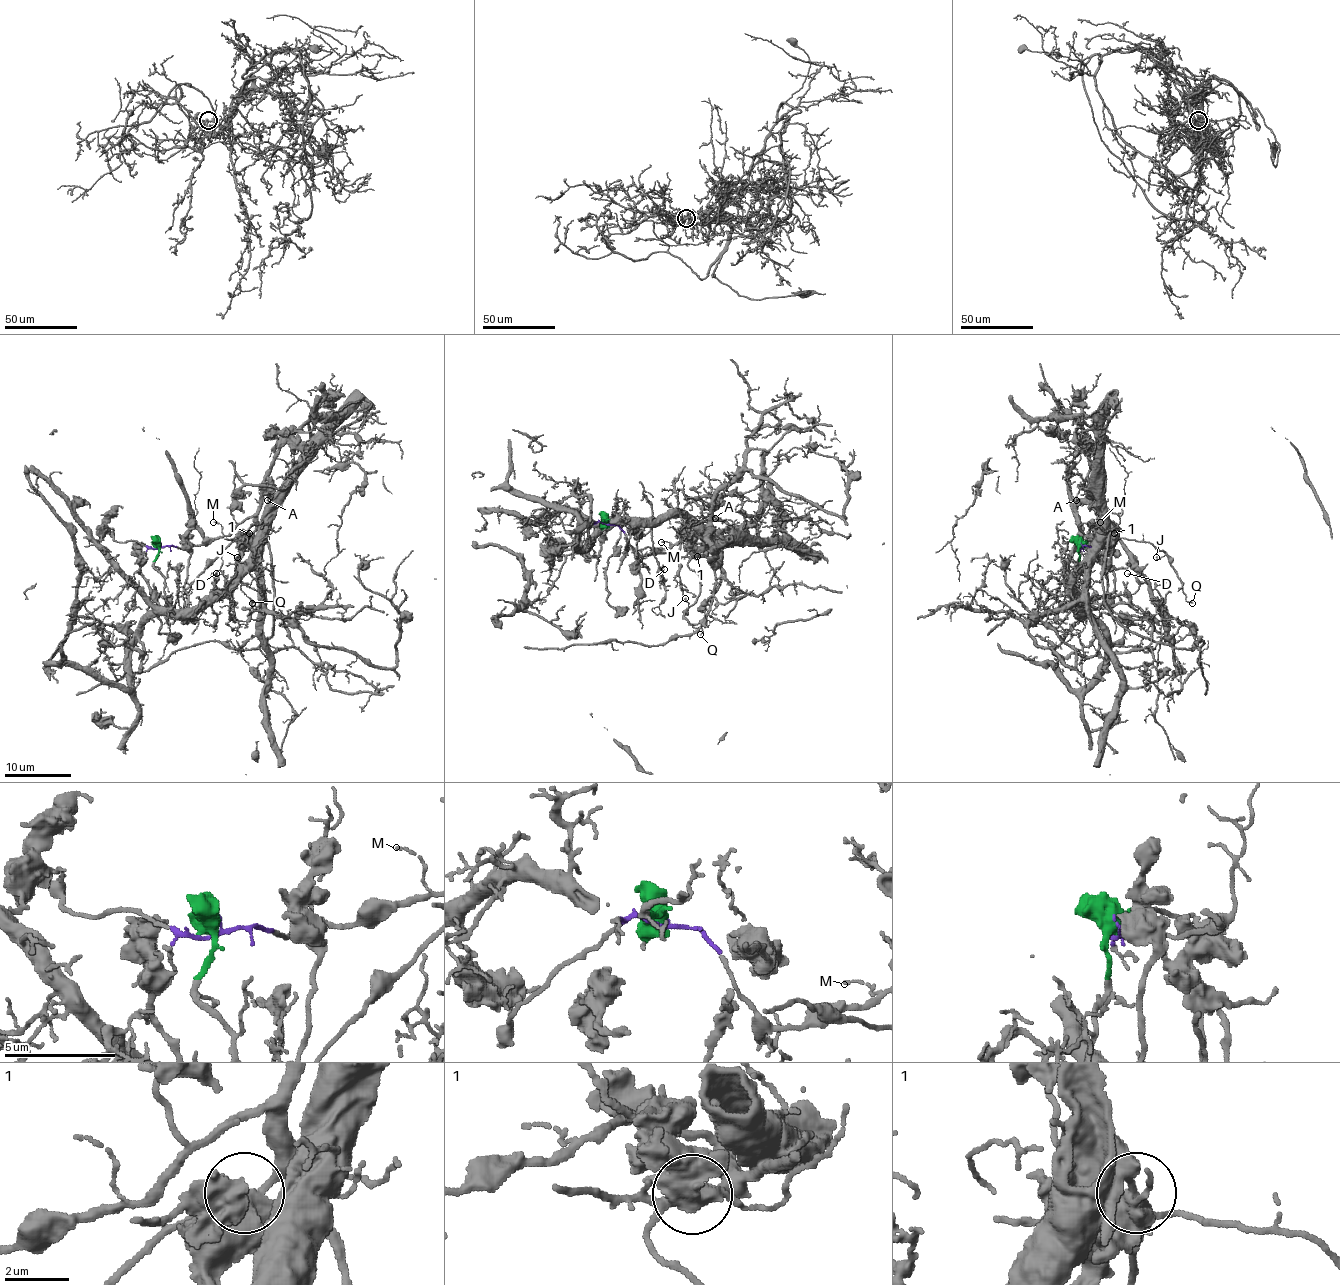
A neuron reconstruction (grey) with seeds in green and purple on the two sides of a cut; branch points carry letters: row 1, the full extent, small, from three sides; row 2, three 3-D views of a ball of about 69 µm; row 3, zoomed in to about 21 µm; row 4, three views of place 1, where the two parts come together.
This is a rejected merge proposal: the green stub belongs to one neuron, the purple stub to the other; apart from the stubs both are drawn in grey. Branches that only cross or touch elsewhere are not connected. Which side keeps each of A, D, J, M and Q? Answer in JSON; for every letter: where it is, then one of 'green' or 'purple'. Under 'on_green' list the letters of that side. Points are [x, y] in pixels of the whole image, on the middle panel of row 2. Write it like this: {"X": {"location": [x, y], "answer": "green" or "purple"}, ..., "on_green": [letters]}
{"A": {"location": [715, 518], "answer": "green"}, "D": {"location": [664, 569], "answer": "green"}, "J": {"location": [685, 598], "answer": "purple"}, "M": {"location": [661, 542], "answer": "purple"}, "Q": {"location": [700, 634], "answer": "purple"}, "on_green": ["A", "D"]}

